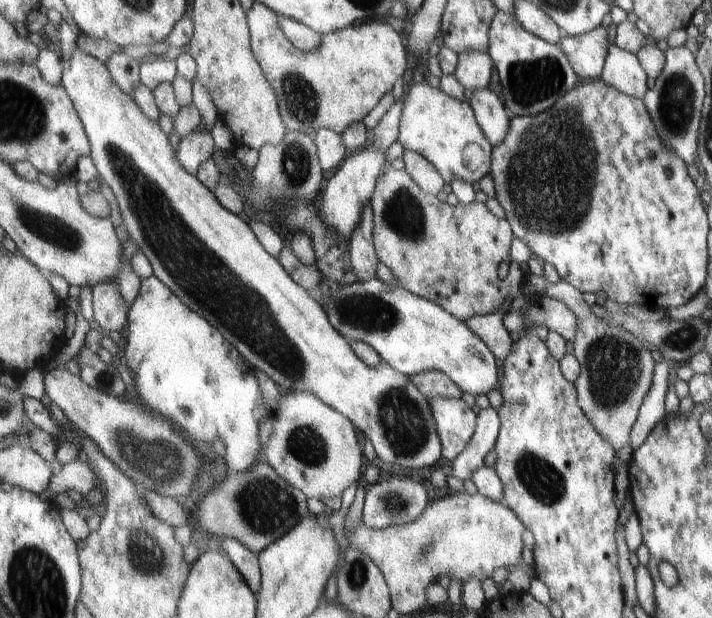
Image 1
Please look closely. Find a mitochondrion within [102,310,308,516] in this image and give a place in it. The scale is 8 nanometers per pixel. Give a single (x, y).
(154, 462)

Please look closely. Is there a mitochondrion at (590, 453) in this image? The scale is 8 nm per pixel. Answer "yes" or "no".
no

